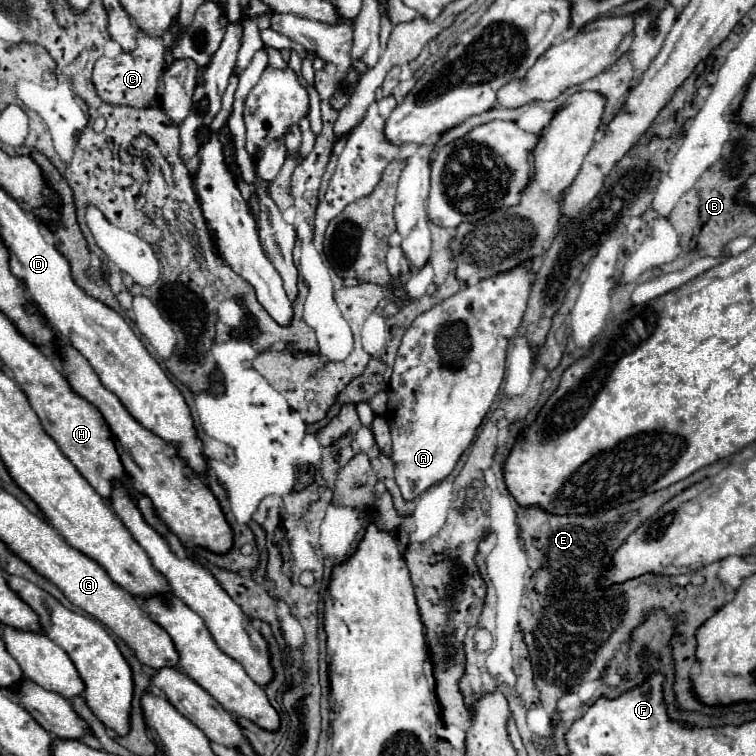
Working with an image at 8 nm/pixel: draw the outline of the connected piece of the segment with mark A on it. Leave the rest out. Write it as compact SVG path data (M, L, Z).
M522 263L522 267L508 271L506 275L482 279L480 283L440 301L430 311L418 315L412 327L404 333L390 379L386 421L392 433L394 477L406 501L416 499L428 487L444 481L474 441L476 429L490 411L504 379L508 341L516 335L522 323L530 287L530 263Z

